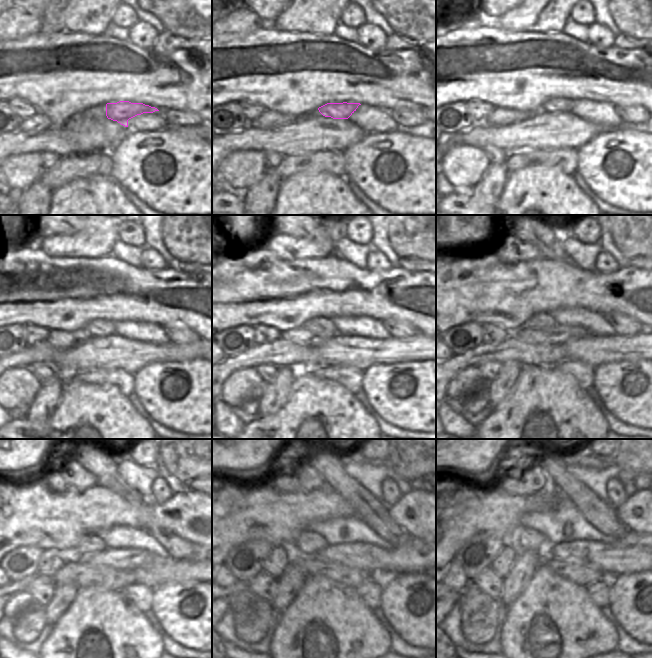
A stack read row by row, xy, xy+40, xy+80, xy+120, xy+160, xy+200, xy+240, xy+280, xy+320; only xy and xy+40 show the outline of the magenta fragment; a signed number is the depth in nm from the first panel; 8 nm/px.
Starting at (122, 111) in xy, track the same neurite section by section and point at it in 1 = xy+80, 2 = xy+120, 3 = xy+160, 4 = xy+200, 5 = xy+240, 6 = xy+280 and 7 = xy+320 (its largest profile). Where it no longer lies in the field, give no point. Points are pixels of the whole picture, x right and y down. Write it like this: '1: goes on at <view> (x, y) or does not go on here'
1: goes on at xy+80 (558, 104)
2: goes on at xy+120 (99, 327)
3: goes on at xy+160 (323, 327)
4: goes on at xy+200 (542, 320)
5: goes on at xy+240 (92, 543)
6: goes on at xy+280 (311, 543)
7: goes on at xy+320 (520, 537)

